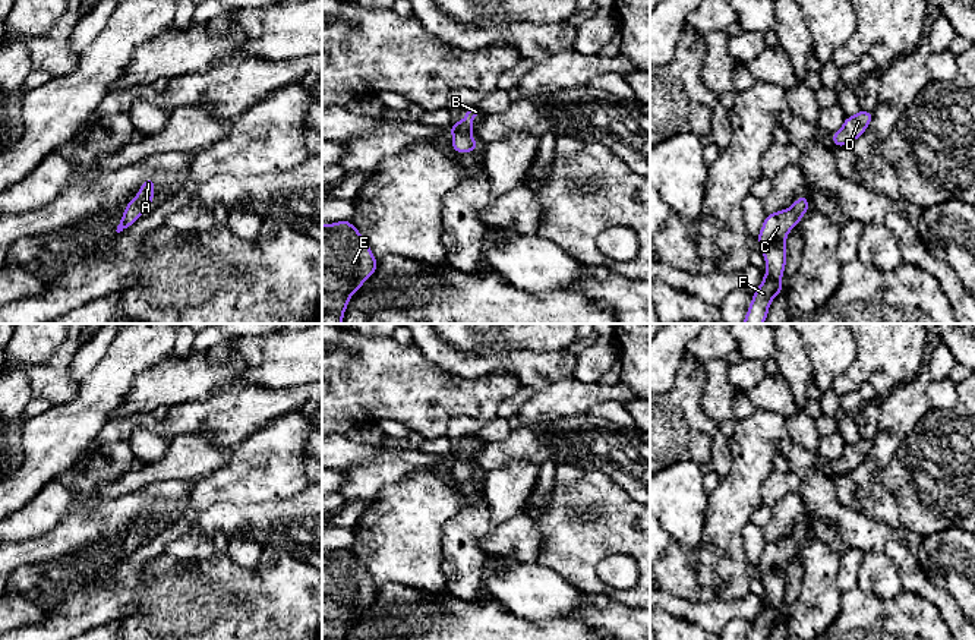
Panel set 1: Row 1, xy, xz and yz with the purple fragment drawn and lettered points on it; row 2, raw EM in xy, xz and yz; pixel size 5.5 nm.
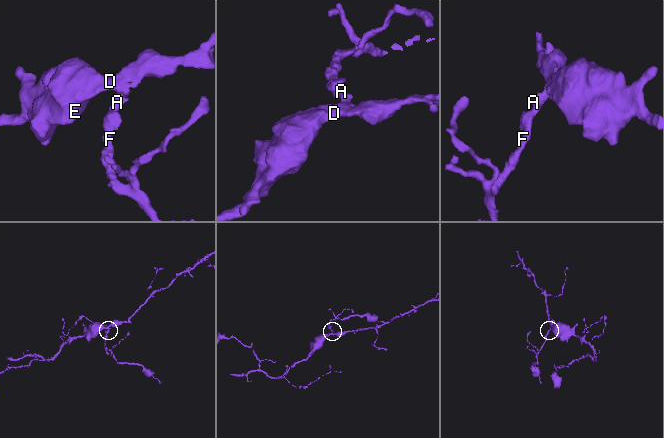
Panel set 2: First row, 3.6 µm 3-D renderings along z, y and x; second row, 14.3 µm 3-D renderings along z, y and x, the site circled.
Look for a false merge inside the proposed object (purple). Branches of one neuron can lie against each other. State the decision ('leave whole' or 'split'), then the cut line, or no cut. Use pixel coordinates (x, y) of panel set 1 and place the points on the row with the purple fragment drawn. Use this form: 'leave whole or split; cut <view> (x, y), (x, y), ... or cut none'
leave whole; cut none

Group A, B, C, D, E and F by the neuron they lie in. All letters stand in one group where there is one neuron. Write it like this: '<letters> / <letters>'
A B C D E F

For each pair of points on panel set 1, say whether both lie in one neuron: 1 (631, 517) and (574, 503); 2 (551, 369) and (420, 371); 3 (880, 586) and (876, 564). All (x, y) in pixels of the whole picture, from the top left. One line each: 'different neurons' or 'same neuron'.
1: same neuron
2: different neurons
3: same neuron

